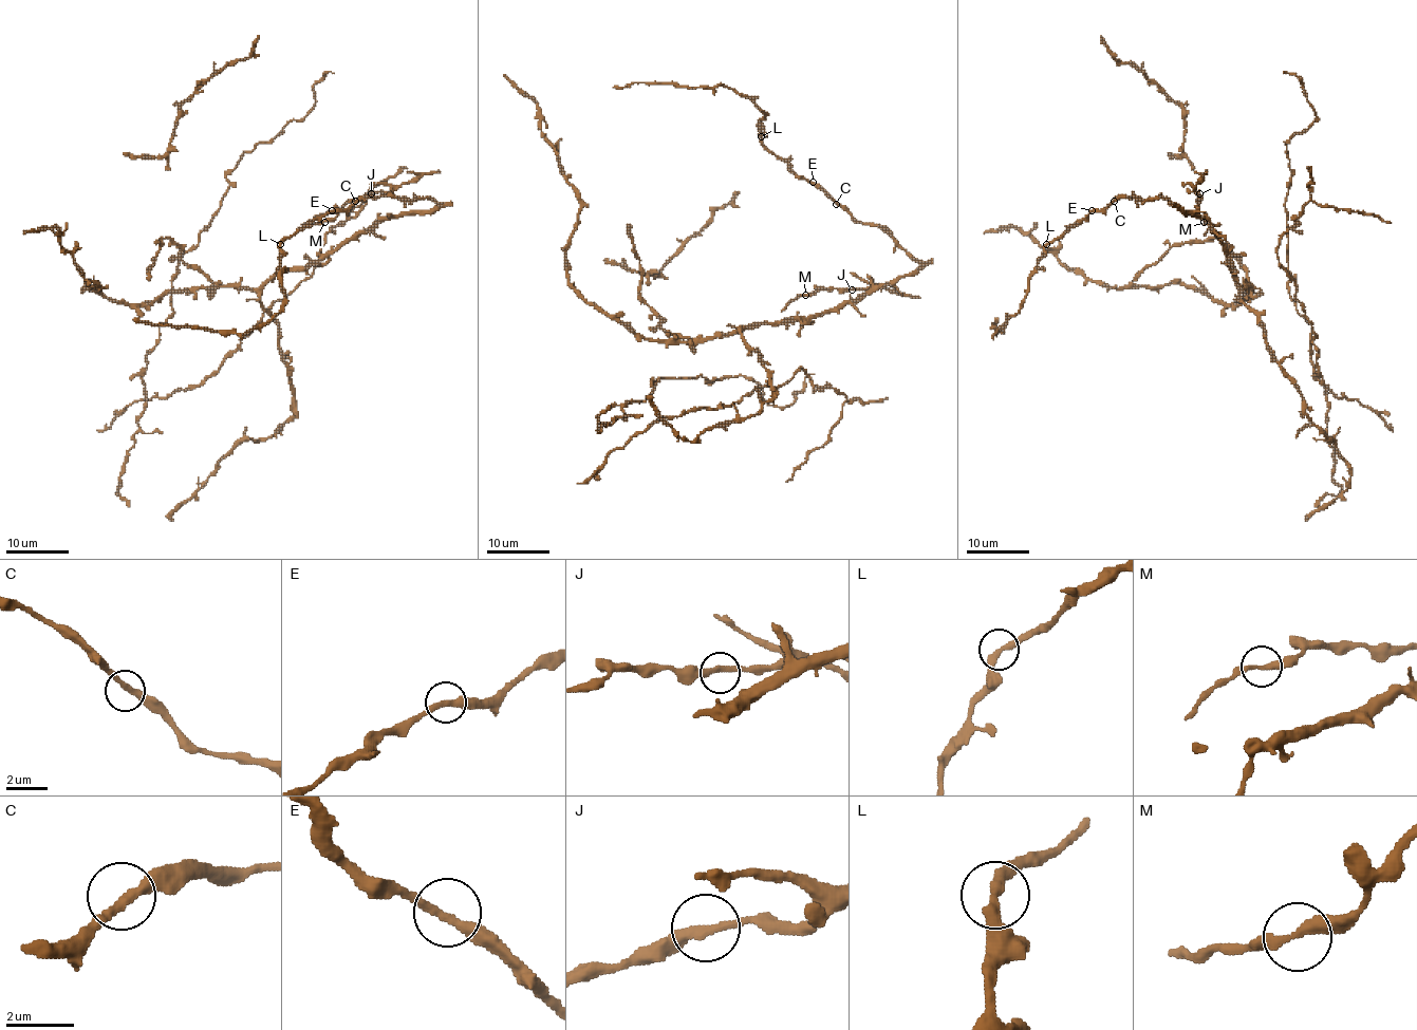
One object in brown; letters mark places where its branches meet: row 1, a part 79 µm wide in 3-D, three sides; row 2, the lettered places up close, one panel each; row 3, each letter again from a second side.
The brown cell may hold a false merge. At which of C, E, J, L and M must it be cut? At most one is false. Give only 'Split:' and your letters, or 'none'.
Split: none

